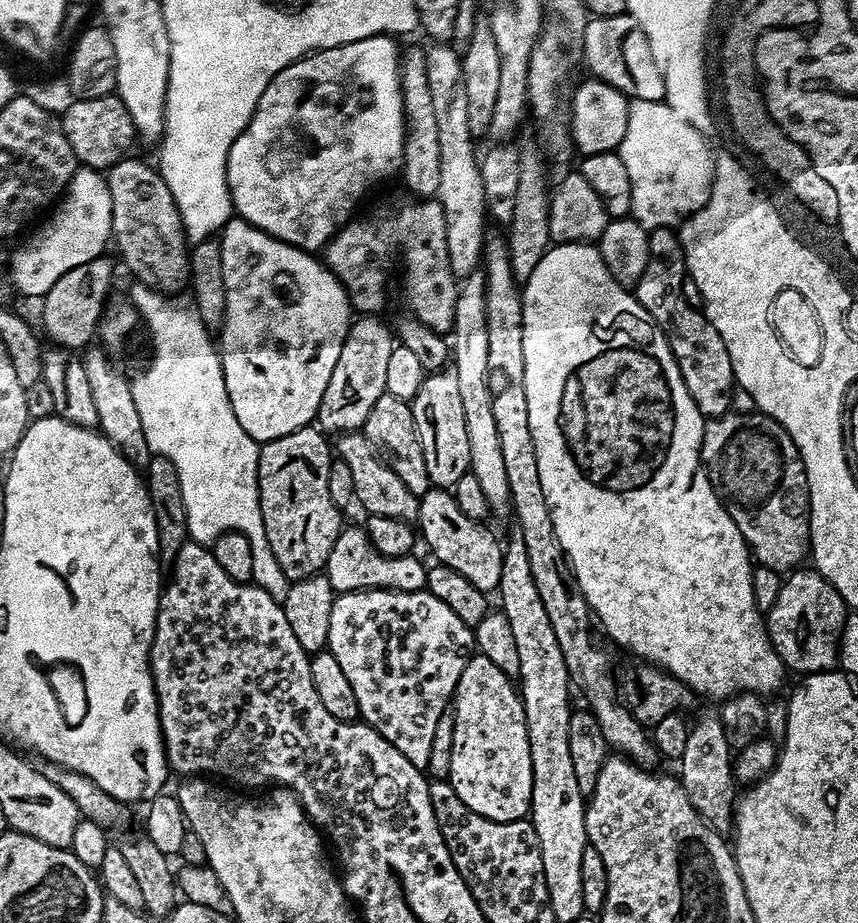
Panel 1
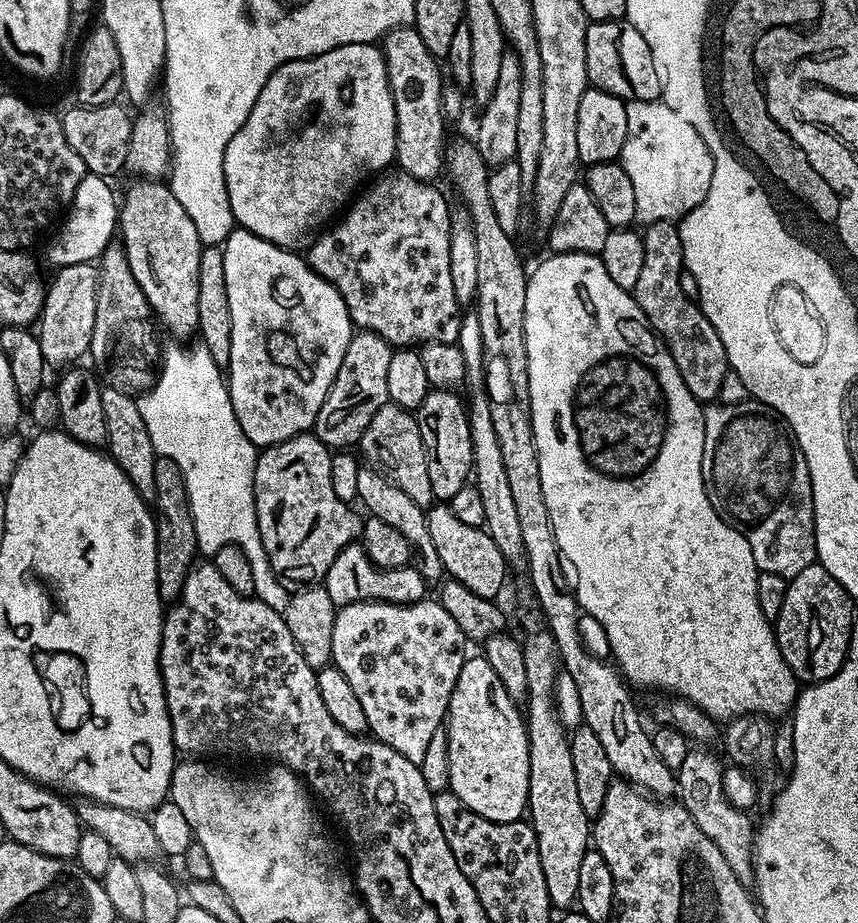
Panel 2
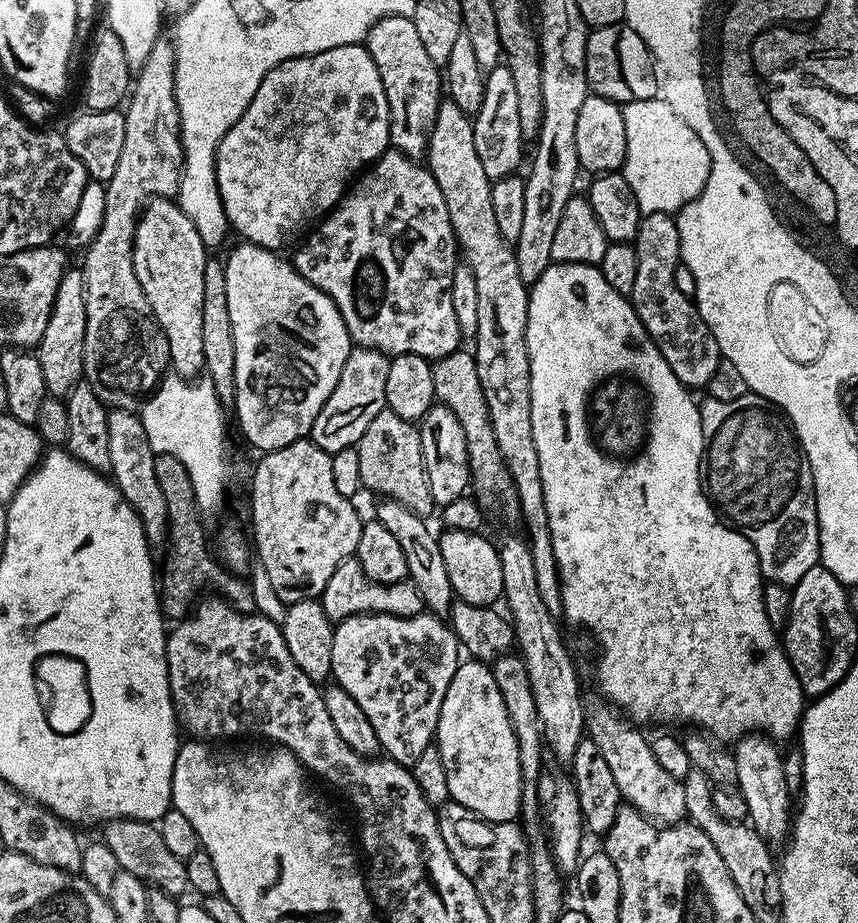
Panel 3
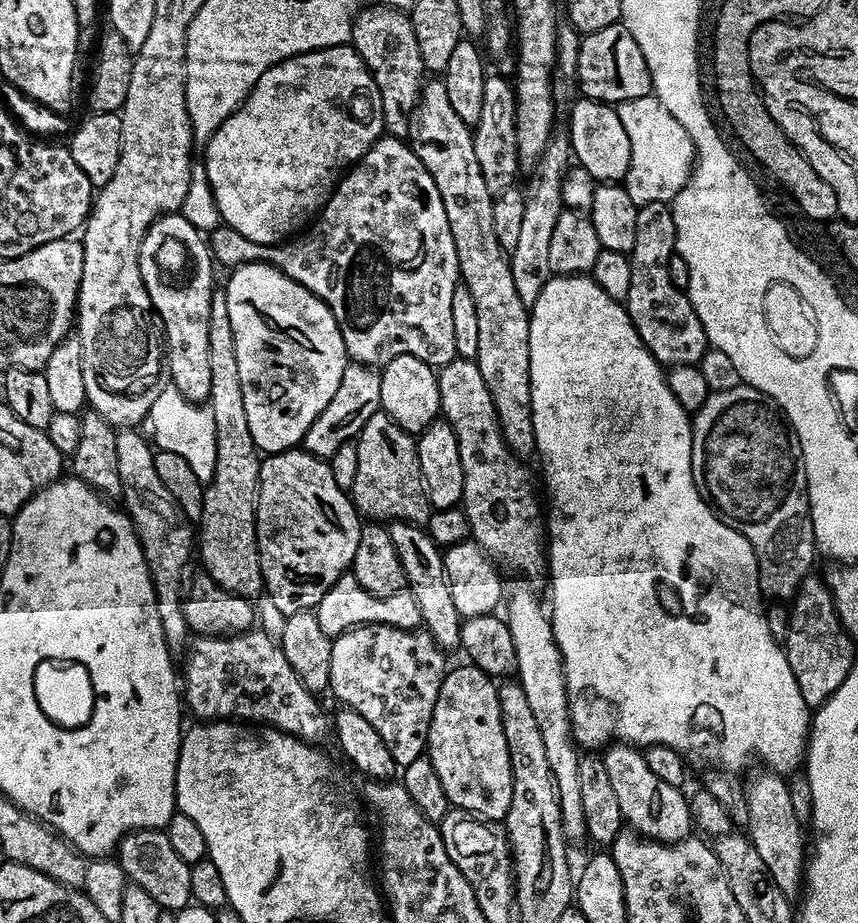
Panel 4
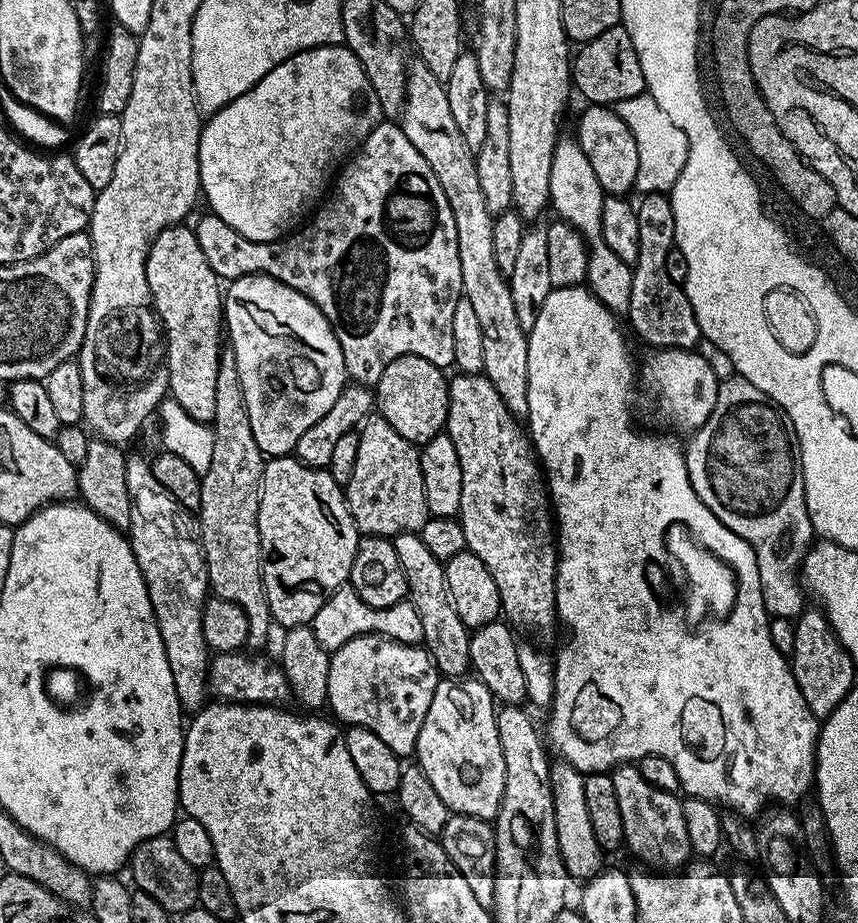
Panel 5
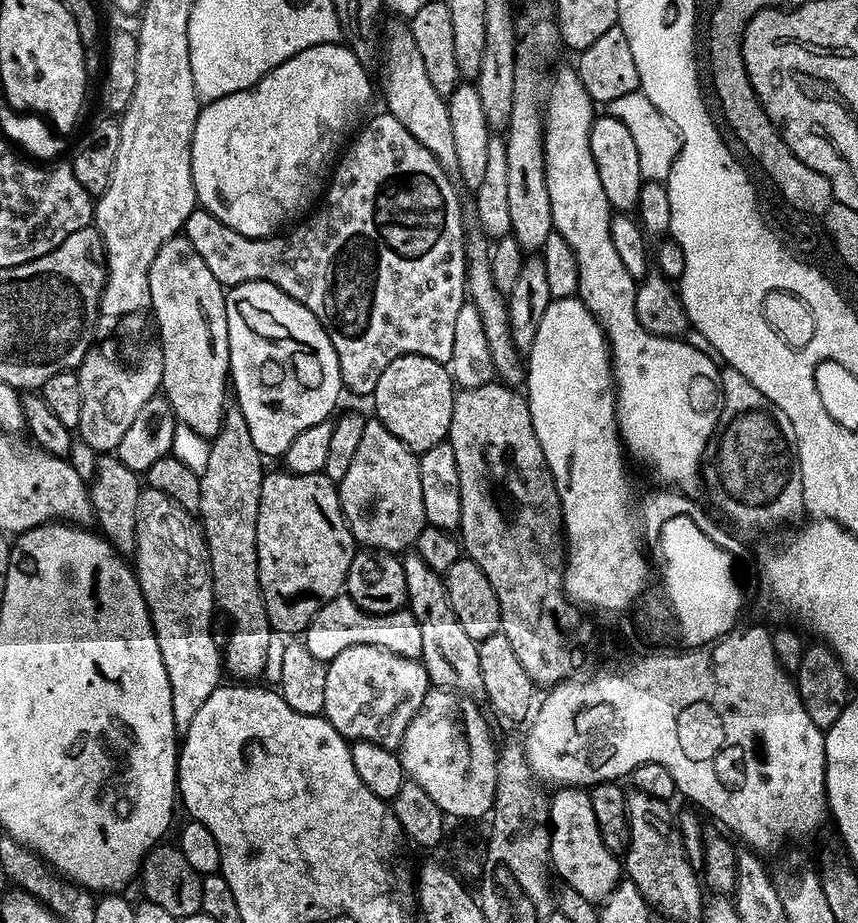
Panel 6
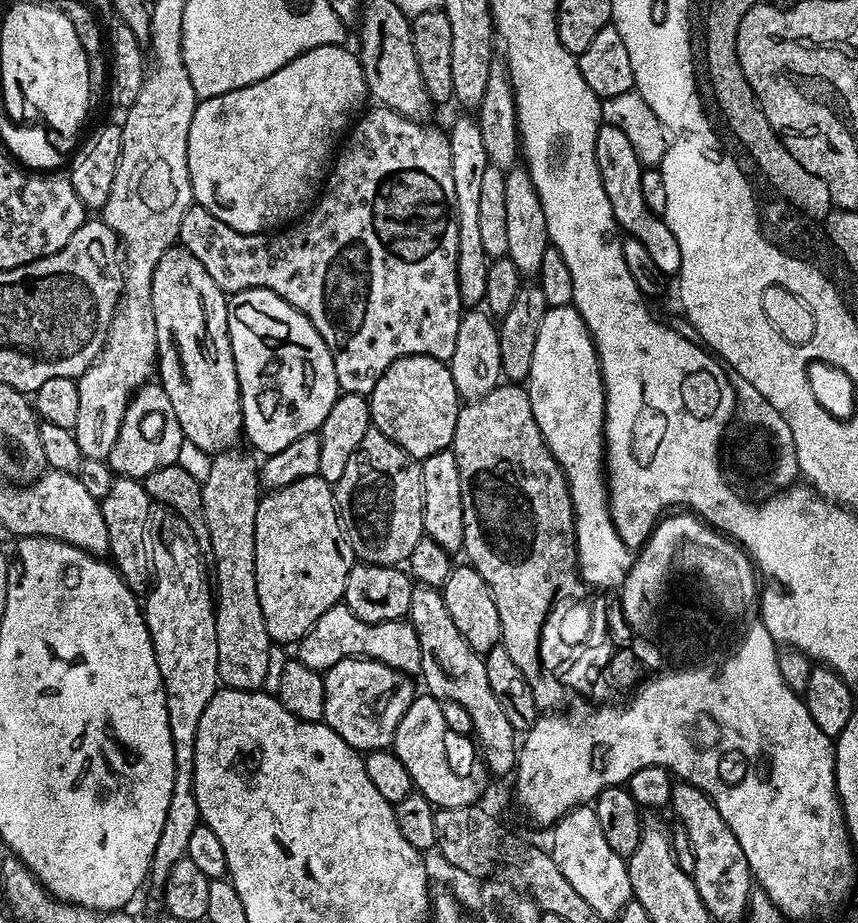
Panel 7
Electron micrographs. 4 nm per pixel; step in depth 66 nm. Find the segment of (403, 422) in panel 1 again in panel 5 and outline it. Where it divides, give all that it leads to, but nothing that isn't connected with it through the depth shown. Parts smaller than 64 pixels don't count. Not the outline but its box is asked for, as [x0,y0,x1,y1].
[346,414,430,538]

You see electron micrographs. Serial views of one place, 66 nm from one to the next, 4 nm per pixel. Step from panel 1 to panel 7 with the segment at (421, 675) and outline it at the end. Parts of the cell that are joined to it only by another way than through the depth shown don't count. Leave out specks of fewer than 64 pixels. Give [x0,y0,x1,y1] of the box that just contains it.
[323,658,414,754]

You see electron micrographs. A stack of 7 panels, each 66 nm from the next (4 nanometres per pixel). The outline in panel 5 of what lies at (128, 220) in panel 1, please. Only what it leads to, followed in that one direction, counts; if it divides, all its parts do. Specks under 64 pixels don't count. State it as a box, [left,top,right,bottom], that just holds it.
[146,223,222,422]

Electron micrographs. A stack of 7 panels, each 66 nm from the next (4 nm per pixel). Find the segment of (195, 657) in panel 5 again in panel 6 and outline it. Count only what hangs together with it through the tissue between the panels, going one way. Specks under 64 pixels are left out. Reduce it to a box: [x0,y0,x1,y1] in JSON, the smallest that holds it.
[134,487,222,733]

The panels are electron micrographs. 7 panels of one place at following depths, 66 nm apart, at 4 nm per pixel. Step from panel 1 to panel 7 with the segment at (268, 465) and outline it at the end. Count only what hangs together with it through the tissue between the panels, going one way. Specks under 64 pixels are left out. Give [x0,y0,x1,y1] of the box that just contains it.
[254,474,353,646]

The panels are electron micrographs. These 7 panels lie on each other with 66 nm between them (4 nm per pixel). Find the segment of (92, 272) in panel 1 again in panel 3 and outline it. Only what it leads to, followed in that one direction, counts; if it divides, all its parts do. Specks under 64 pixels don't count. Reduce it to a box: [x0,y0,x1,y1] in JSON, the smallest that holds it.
[38,271,86,398]

